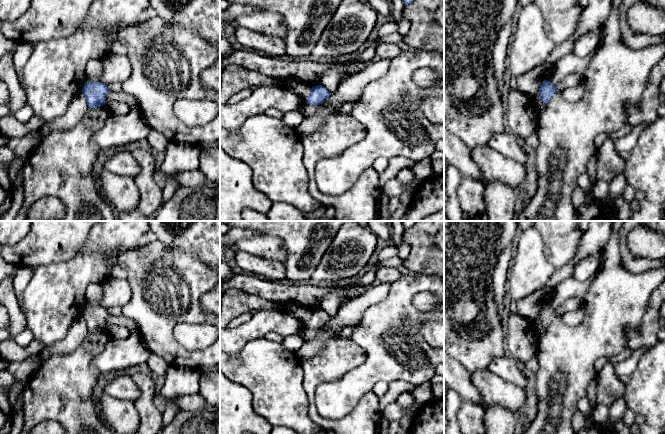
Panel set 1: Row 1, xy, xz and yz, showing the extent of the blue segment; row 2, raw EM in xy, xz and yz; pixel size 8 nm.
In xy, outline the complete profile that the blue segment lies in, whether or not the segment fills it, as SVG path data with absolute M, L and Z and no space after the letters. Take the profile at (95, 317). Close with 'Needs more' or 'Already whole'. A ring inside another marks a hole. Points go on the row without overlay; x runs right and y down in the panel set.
M86 306L82 312L87 329L90 333L94 333L106 328L107 318L110 316L108 308L102 306Z. Already whole

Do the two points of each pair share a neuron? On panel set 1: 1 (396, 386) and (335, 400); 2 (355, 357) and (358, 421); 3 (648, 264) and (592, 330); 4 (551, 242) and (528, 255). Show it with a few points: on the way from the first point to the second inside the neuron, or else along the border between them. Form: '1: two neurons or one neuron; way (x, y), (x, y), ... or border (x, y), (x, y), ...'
1: two neurons; border (389, 382), (404, 380), (413, 383)
2: one neuron; way (326, 369), (311, 384), (311, 401), (329, 423)
3: two neurons; border (620, 261), (631, 272), (645, 272), (654, 267)
4: two neurons; border (538, 231), (542, 239), (543, 254), (554, 268)

